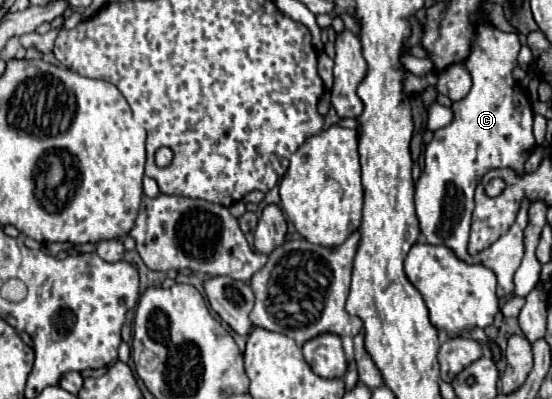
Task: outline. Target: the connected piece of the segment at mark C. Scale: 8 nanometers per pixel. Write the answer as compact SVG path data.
M481 24L477 28L475 34L475 42L471 48L469 58L465 60L465 66L473 78L473 86L469 90L469 94L459 100L453 102L451 110L453 110L453 120L451 124L447 124L445 128L439 128L433 136L433 140L425 146L425 166L419 174L419 180L415 182L415 212L421 224L421 232L425 236L427 244L441 244L447 246L455 252L455 256L467 264L483 264L489 270L495 272L497 276L497 296L499 298L507 298L513 294L513 274L521 264L523 258L523 250L525 250L525 228L527 228L527 210L529 210L529 198L523 198L521 202L521 210L519 216L515 220L515 224L509 228L509 232L499 238L495 242L495 246L485 248L485 254L477 254L477 258L469 256L467 252L467 240L469 240L469 224L471 224L471 212L473 212L473 192L475 186L481 182L481 178L493 170L493 168L511 168L515 170L519 176L525 174L525 162L531 156L533 148L535 148L535 136L533 136L533 110L529 104L529 98L525 94L525 90L519 86L519 82L515 82L513 78L513 68L517 64L517 56L521 50L521 42L519 36L515 32L503 32L493 24Z

